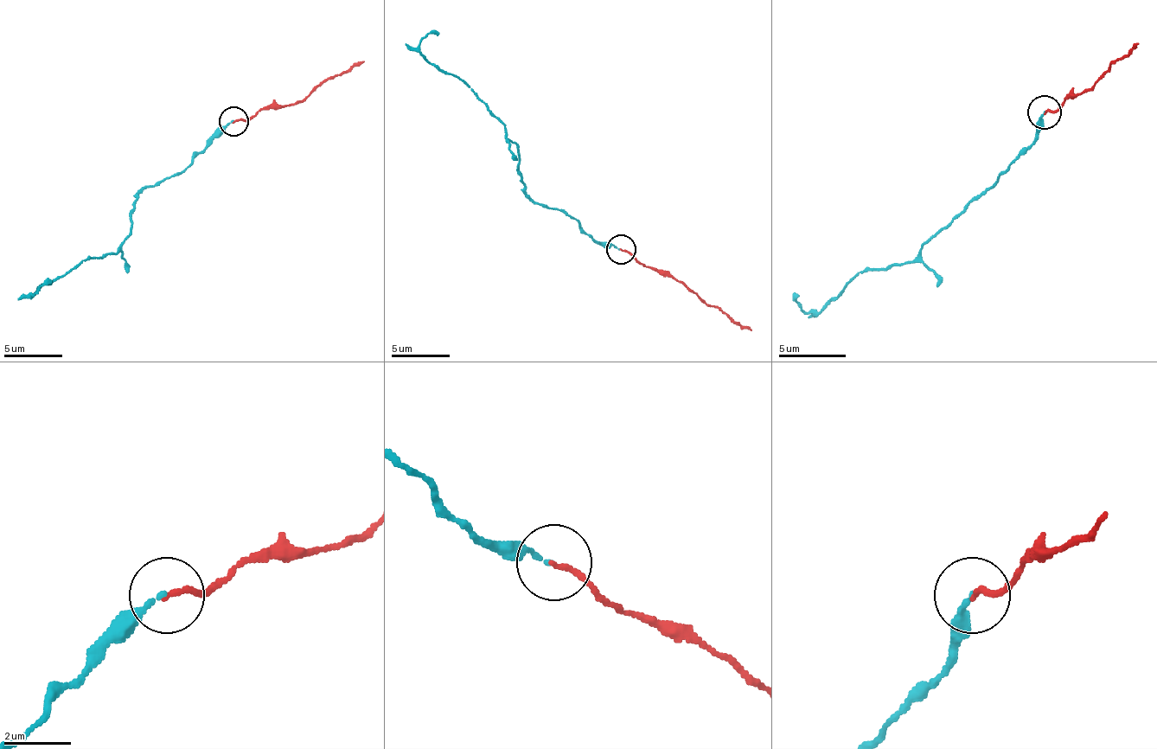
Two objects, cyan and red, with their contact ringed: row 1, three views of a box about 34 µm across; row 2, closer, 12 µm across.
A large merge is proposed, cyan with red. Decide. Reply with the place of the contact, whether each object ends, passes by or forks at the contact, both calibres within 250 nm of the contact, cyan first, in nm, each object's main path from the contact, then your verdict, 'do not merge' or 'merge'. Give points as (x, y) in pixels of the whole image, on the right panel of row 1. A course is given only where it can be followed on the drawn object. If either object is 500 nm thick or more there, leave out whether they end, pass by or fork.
(1045, 112) | cyan ends | red ends | 130/150 nm | cyan via (1044, 112), (1037, 138), (993, 185), (903, 263), (859, 272), (819, 313), (805, 313), (795, 303), (798, 293) | red via (1044, 112), (1053, 112), (1067, 98), (1087, 92), (1138, 44) | merge

